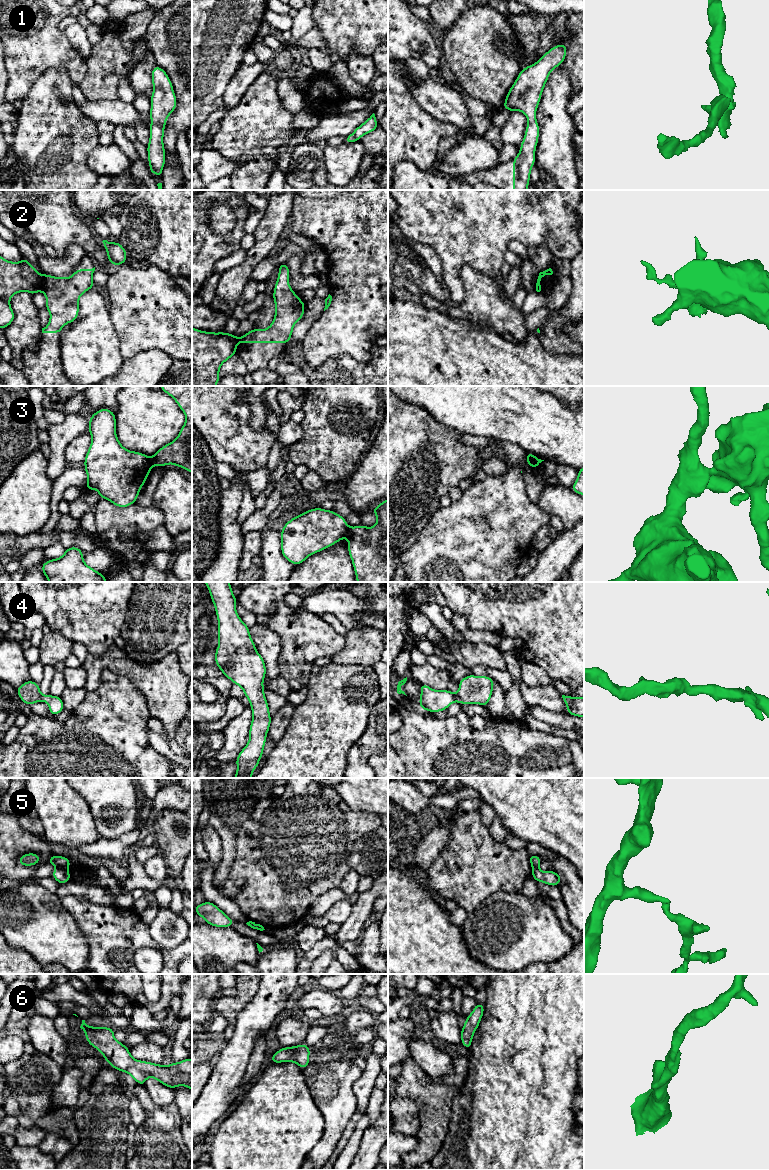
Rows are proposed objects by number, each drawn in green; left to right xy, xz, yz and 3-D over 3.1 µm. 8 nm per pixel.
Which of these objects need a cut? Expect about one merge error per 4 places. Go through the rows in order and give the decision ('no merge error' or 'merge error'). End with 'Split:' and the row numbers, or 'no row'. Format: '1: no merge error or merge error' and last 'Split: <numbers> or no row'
1: no merge error
2: merge error
3: merge error
4: no merge error
5: merge error
6: no merge error
Split: 2, 3, 5

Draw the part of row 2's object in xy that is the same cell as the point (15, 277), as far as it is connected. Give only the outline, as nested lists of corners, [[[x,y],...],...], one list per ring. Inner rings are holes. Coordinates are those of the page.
[[[0,256],[0,329],[8,327],[15,318],[10,298],[16,293],[26,291],[31,295],[41,291],[43,276],[23,258],[20,262],[11,262]]]

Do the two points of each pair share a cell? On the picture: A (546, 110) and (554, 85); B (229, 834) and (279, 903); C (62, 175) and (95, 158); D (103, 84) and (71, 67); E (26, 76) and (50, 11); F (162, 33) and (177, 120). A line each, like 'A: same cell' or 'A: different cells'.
A: same cell
B: different cells
C: different cells
D: different cells
E: same cell
F: same cell

